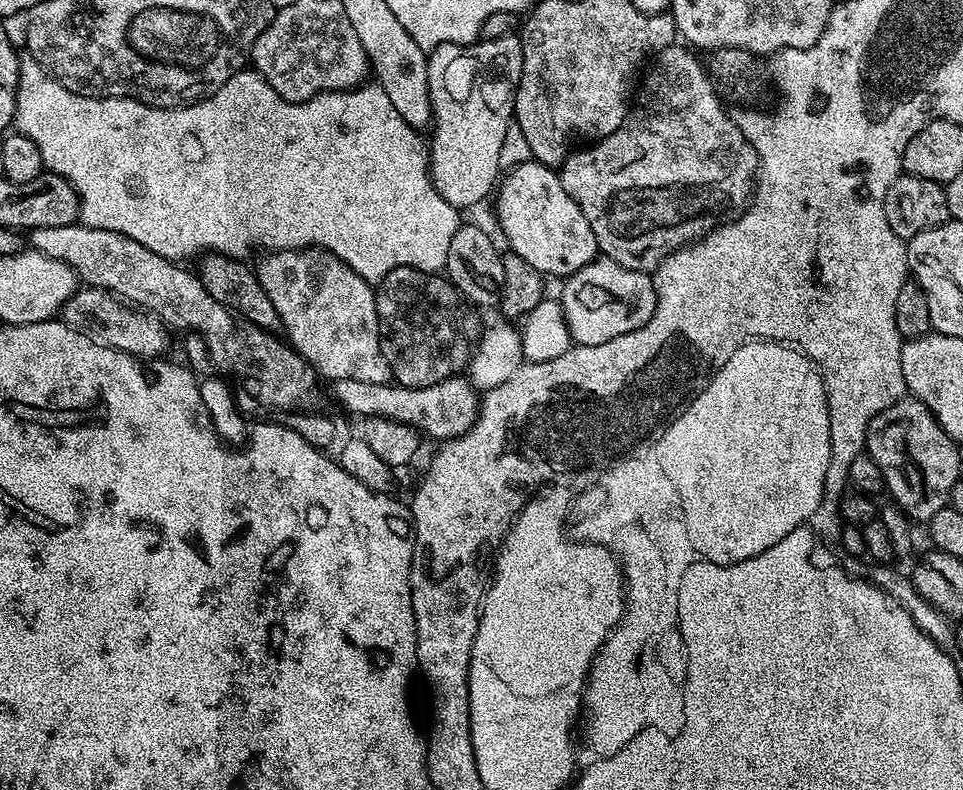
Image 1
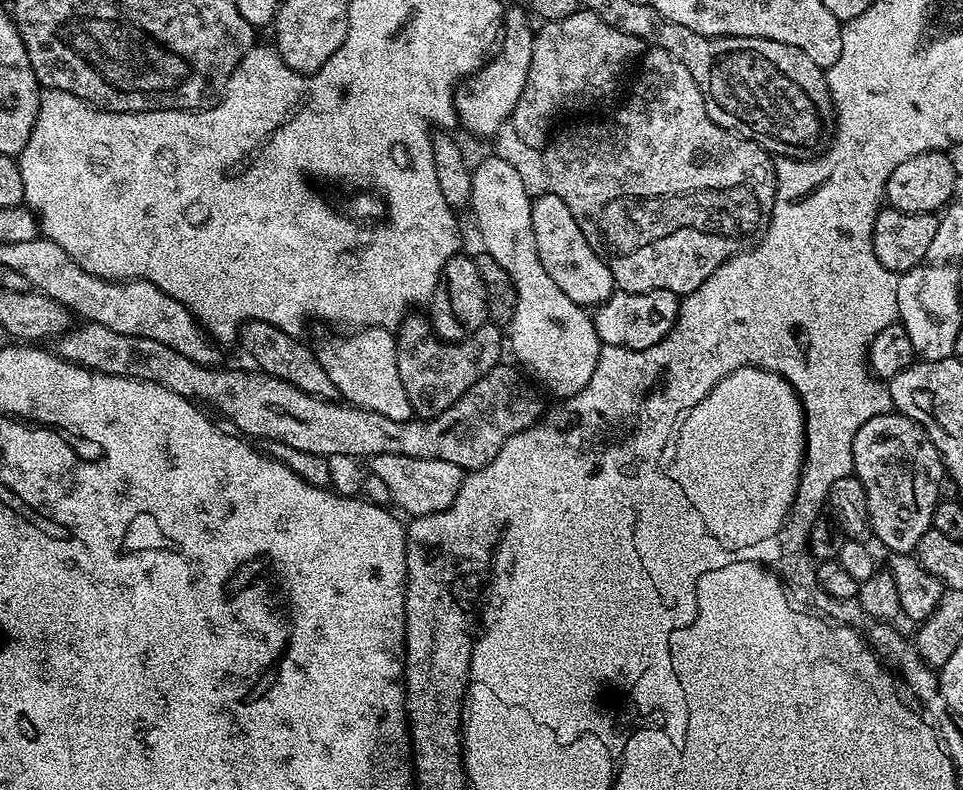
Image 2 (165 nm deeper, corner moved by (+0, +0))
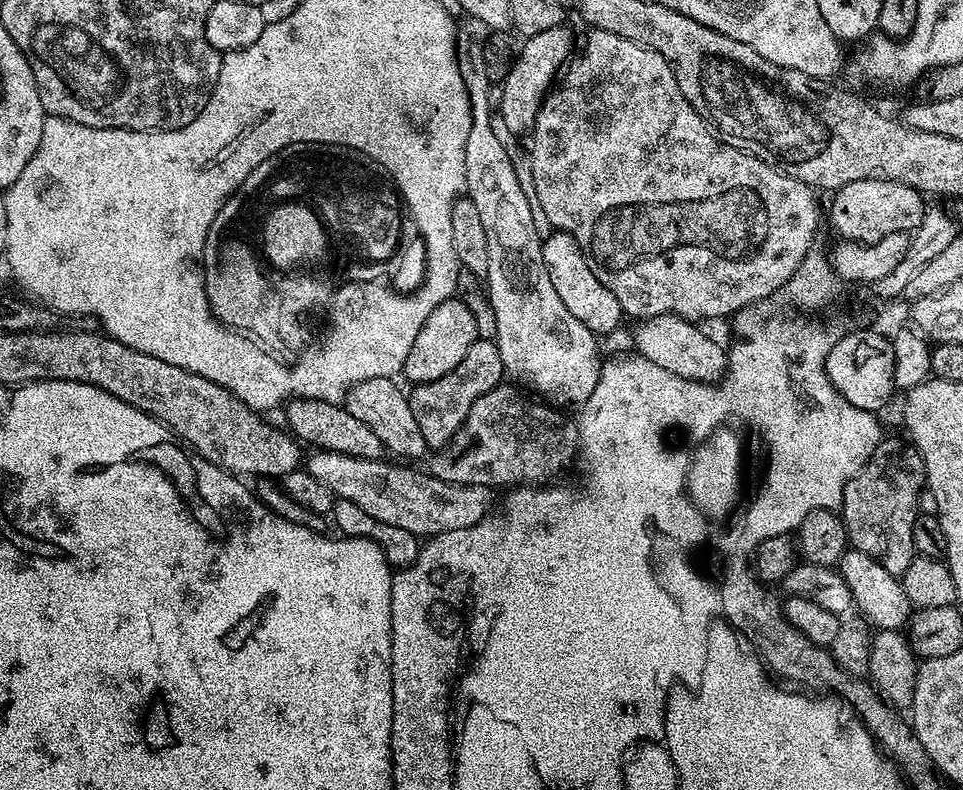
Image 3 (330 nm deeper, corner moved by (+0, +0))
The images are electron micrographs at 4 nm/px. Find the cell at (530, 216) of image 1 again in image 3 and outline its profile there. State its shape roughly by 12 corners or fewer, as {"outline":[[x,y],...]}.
{"outline":[[576,239],[542,243],[566,310],[597,337],[622,321],[618,298],[596,277]]}

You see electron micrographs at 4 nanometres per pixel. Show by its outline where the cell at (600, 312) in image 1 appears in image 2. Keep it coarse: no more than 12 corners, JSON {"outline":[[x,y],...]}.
{"outline":[[670,290],[613,291],[594,312],[601,345],[646,350],[674,326]]}

